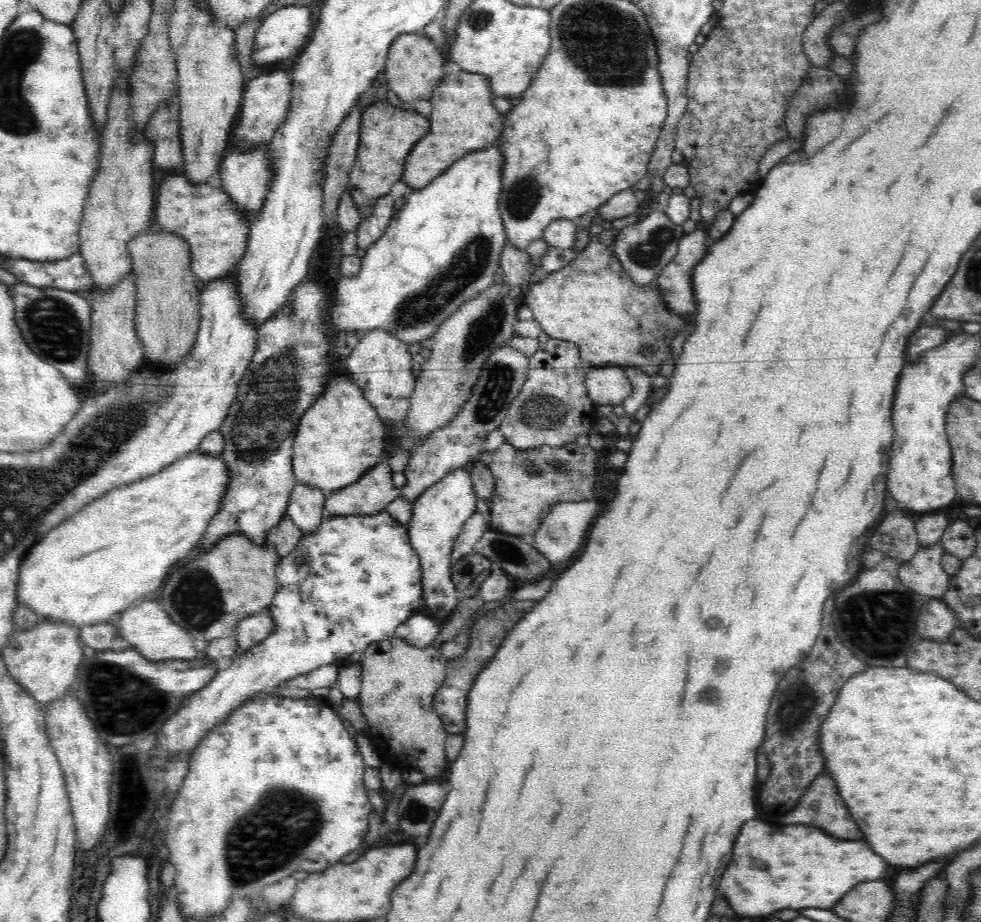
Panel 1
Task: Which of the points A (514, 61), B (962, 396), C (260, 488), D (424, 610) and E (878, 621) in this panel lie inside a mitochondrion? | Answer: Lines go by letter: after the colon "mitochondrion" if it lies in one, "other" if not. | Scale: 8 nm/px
A: other
B: other
C: other
D: other
E: mitochondrion

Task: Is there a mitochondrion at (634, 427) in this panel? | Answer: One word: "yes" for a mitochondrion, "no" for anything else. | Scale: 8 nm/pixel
no

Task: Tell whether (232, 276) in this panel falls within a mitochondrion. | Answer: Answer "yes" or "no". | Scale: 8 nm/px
no

